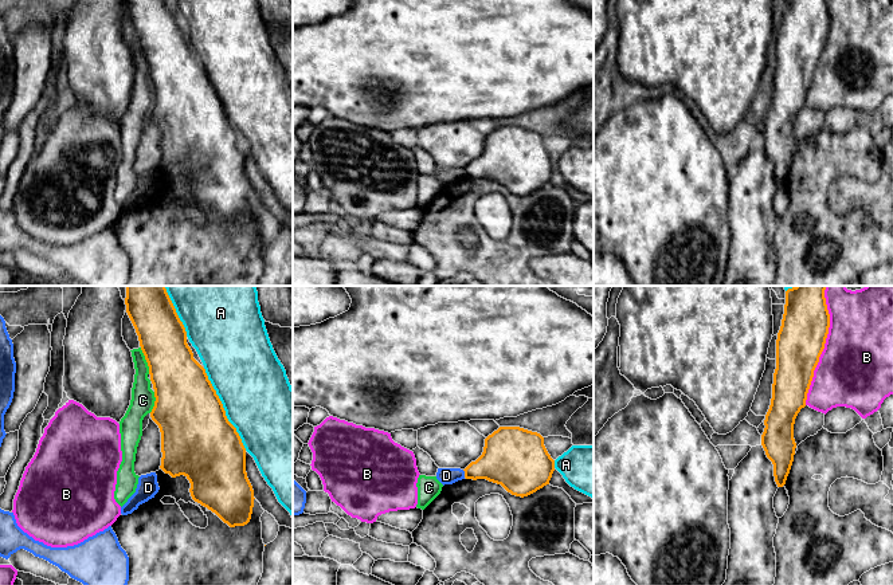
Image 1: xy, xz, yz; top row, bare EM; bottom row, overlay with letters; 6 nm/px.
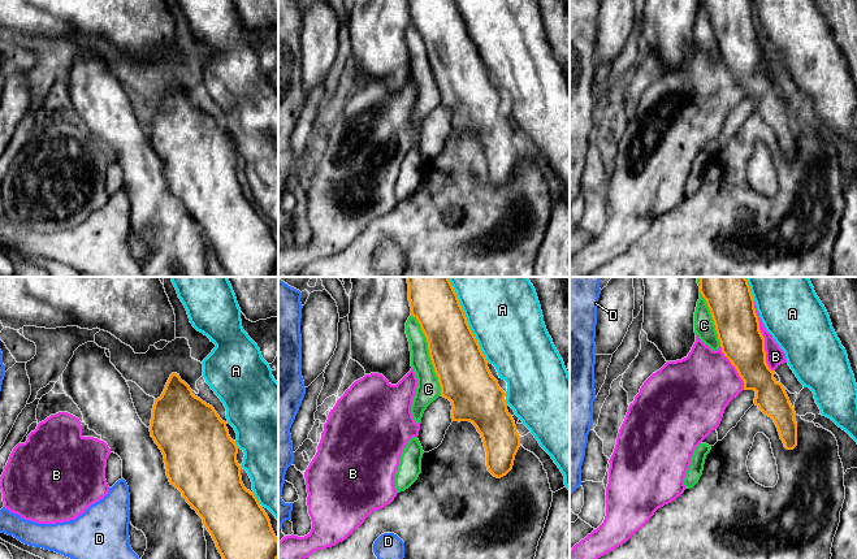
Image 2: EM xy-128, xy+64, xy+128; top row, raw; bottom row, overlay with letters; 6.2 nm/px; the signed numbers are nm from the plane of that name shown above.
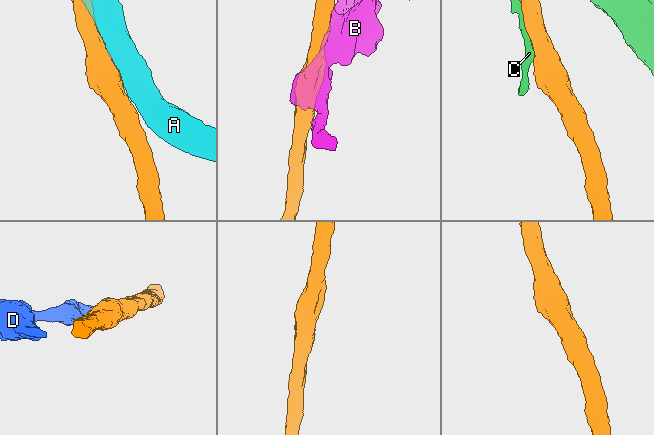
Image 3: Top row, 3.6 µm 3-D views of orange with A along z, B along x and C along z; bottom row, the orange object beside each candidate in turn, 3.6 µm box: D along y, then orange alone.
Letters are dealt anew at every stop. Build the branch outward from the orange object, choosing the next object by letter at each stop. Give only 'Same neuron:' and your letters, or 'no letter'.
Same neuron: no letter

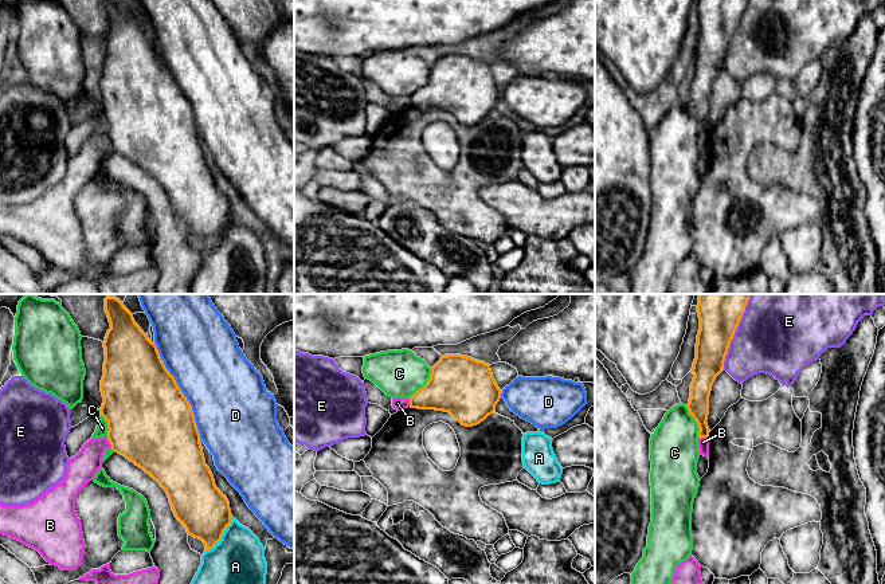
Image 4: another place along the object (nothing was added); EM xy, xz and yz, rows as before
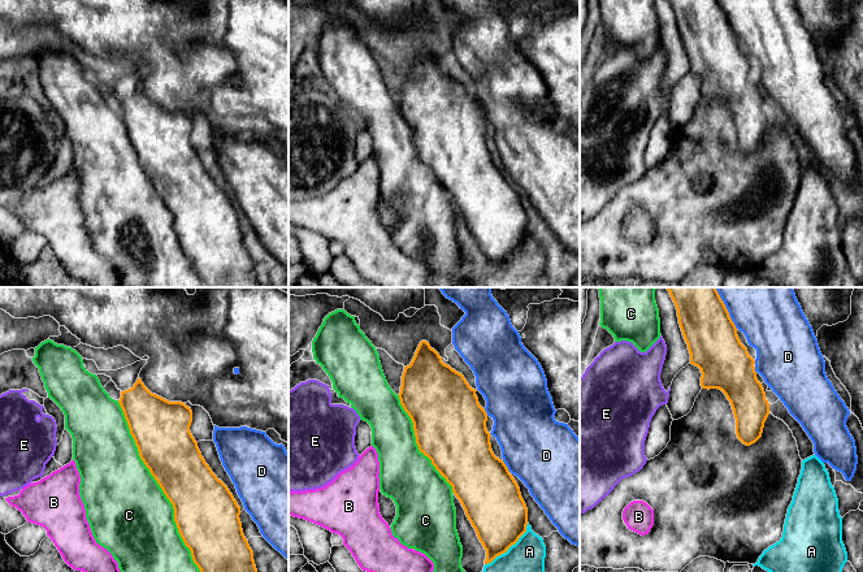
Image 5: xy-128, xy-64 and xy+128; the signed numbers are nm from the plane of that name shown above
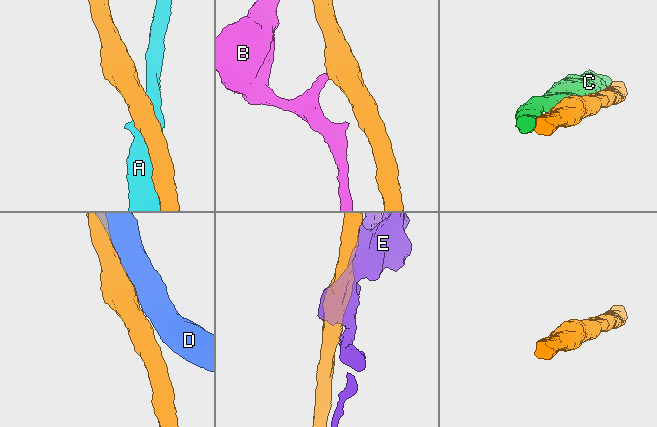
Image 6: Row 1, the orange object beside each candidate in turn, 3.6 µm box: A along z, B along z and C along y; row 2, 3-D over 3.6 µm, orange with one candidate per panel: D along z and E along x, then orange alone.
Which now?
Same neuron: C

